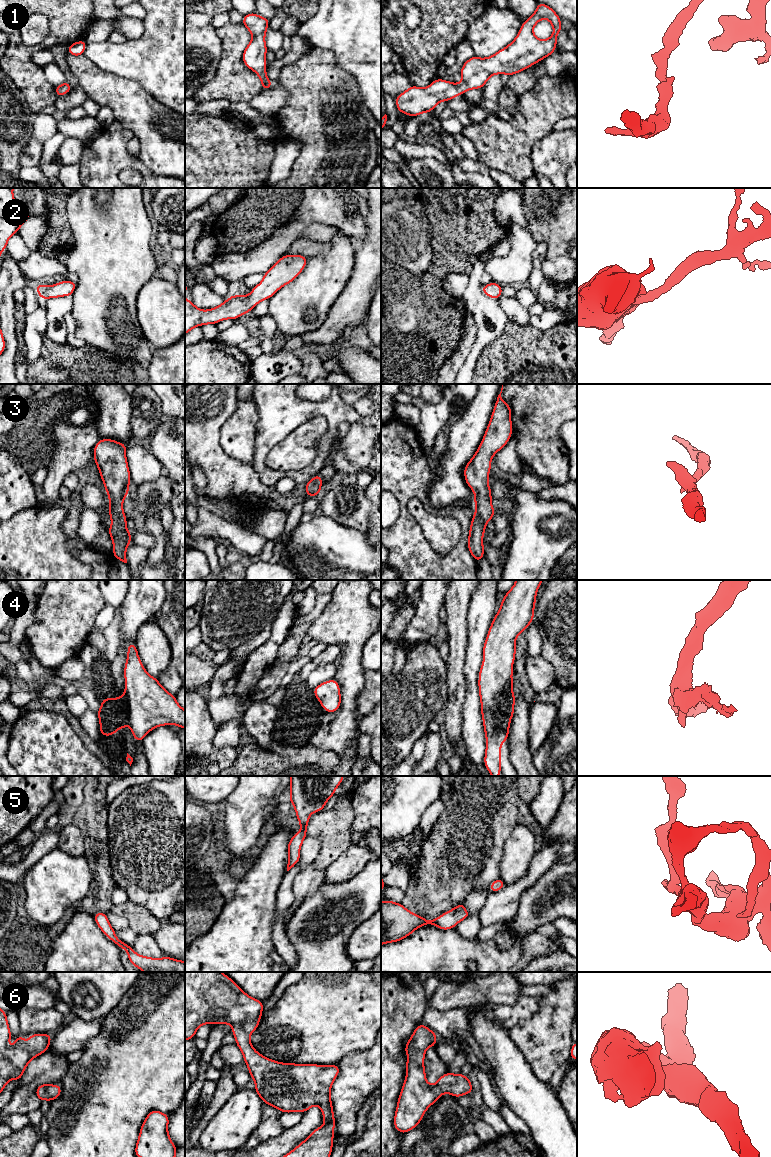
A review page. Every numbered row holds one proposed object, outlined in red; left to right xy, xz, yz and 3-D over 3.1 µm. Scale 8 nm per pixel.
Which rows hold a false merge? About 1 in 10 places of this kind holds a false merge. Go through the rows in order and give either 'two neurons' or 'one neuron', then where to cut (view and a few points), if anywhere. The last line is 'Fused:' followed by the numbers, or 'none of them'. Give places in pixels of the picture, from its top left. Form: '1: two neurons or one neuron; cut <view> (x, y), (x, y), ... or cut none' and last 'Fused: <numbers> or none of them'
1: one neuron; cut none
2: one neuron; cut none
3: one neuron; cut none
4: one neuron; cut none
5: one neuron; cut none
6: one neuron; cut none
Fused: none of them

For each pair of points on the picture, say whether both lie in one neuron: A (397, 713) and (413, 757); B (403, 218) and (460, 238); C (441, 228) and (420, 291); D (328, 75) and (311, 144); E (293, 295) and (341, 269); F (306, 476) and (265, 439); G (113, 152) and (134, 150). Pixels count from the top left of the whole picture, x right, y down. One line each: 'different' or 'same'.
A: different
B: different
C: same
D: same
E: same
F: same
G: different

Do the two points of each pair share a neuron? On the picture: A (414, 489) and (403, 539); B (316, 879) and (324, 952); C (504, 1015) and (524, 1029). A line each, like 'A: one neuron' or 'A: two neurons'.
A: one neuron
B: two neurons
C: two neurons

